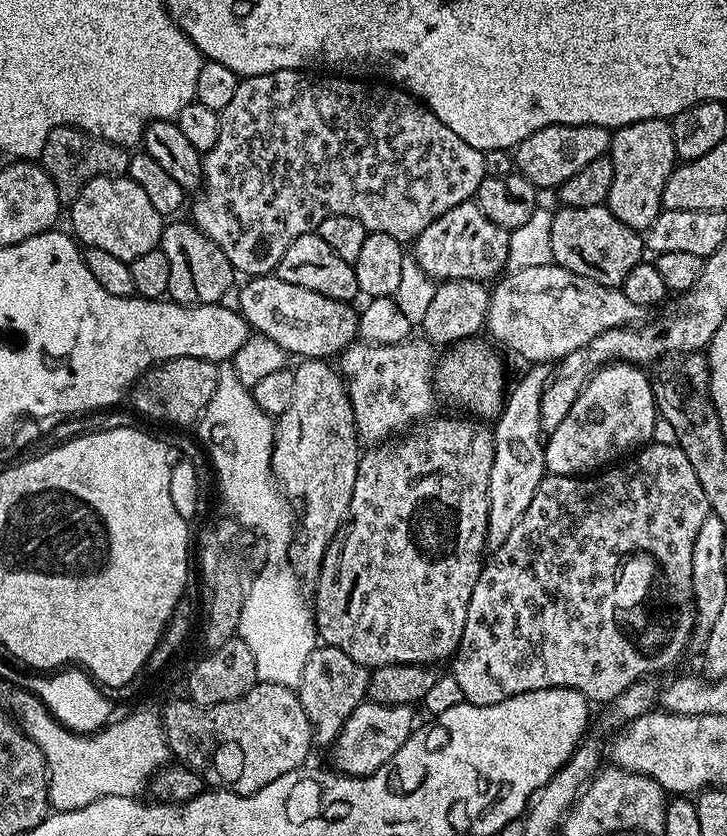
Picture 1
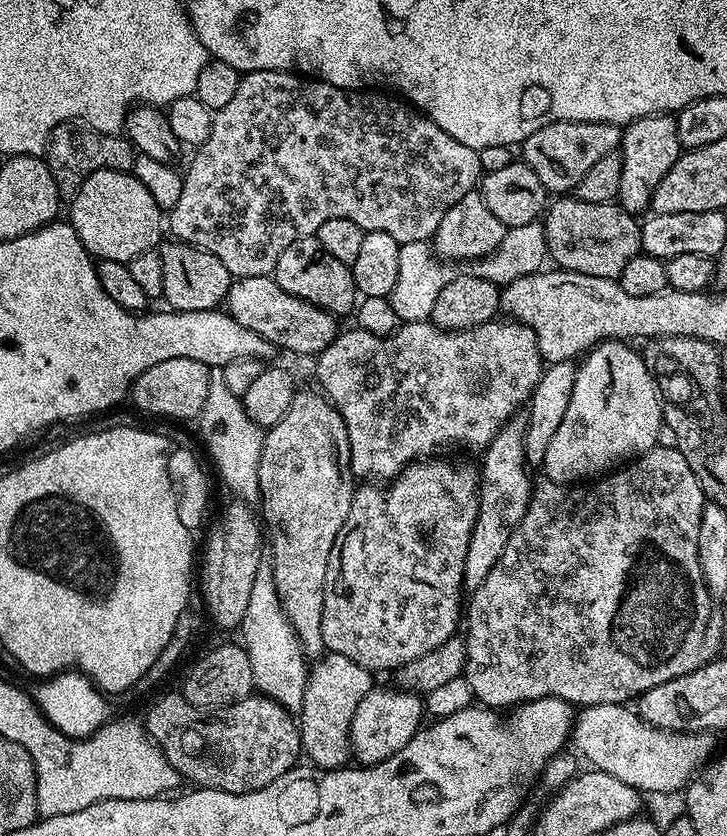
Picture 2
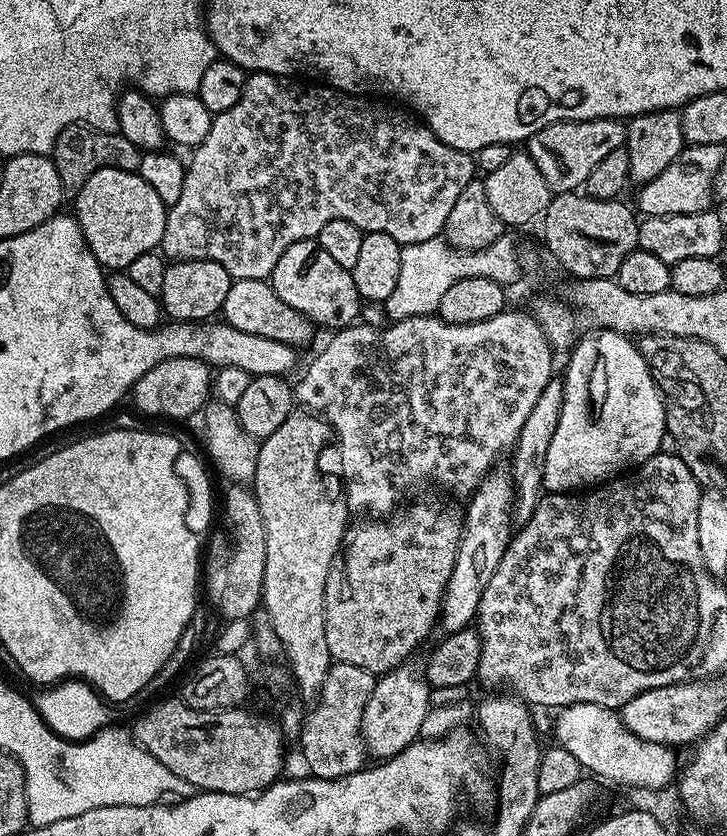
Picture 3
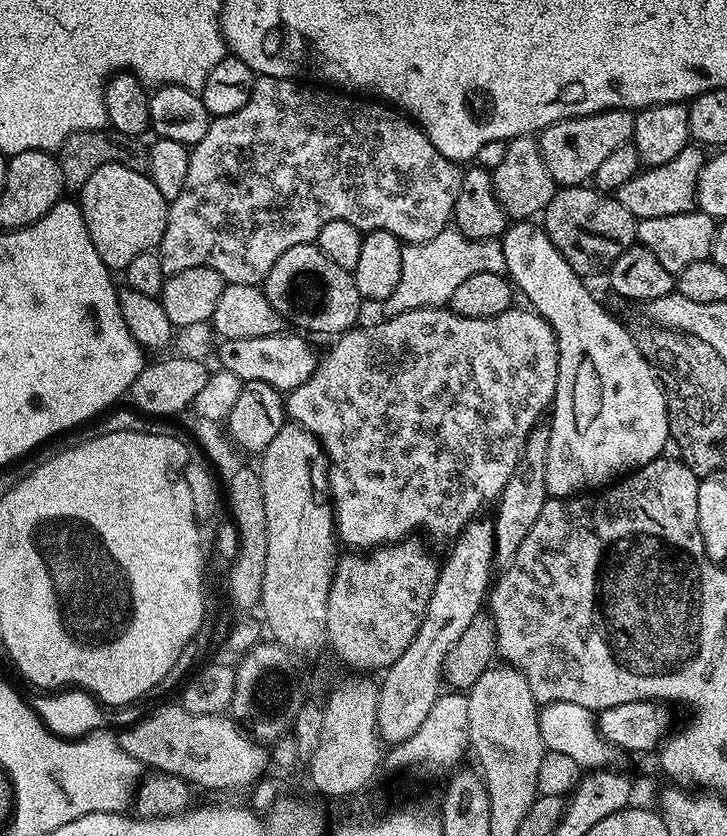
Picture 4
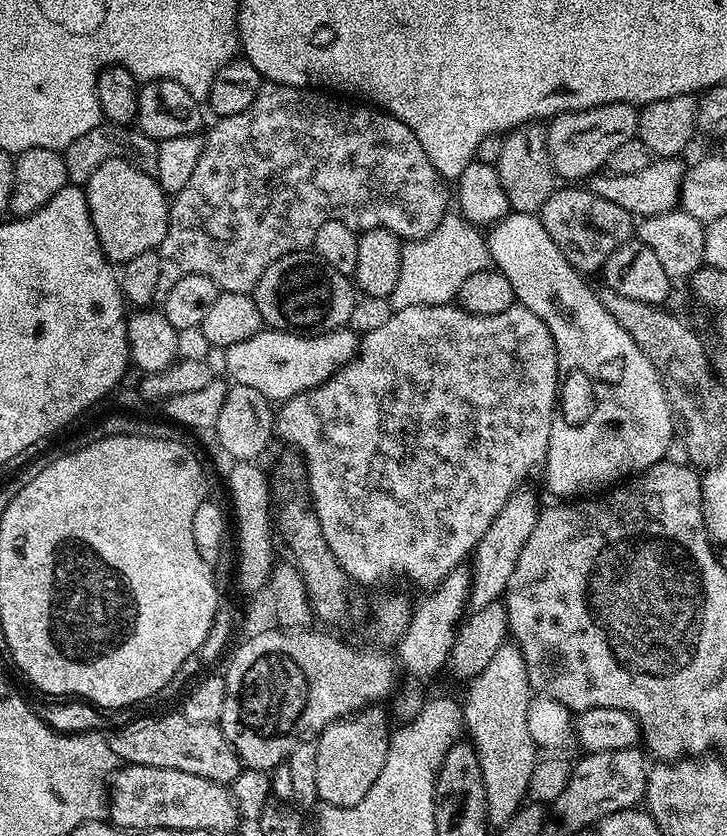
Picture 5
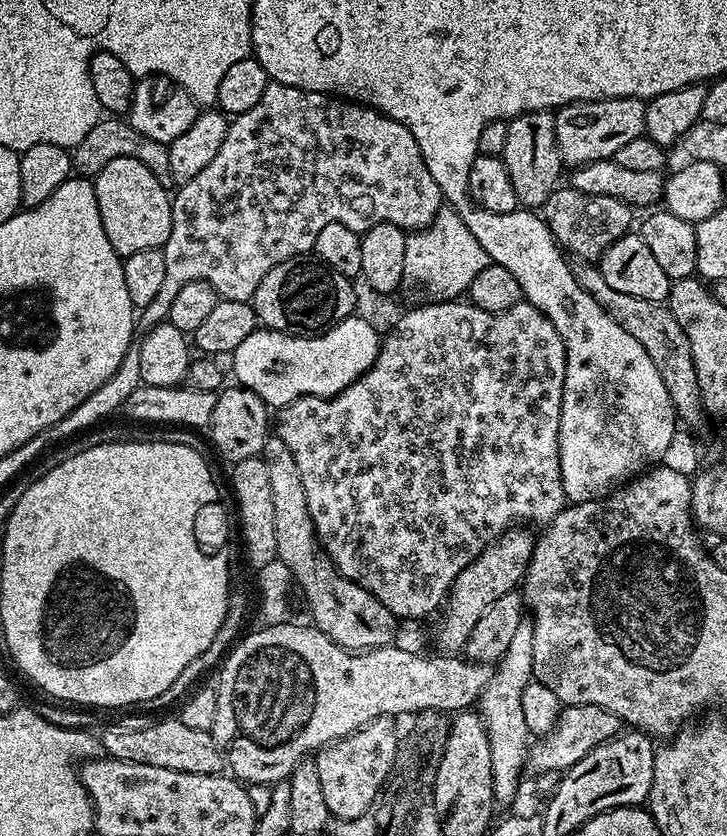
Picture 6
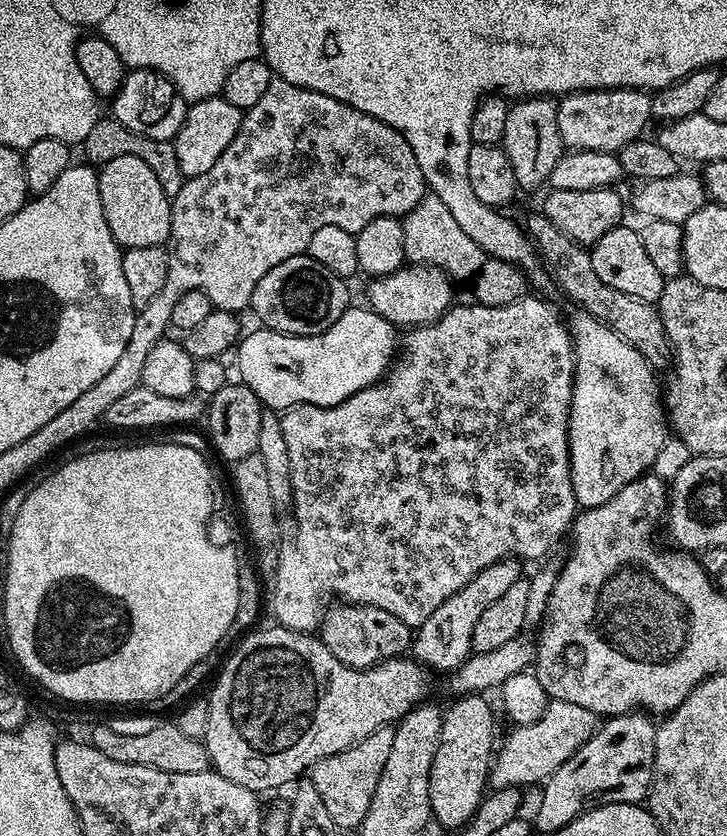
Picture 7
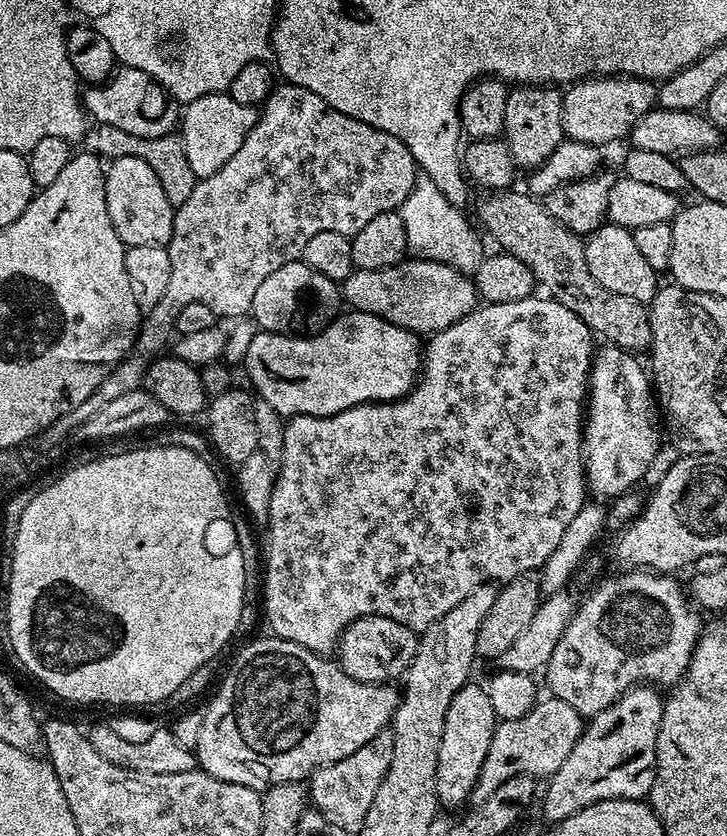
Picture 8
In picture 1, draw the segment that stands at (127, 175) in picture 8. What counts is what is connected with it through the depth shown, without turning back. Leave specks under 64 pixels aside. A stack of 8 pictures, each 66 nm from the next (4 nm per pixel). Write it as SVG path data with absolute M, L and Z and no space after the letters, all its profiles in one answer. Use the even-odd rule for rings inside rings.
M127 175L99 176L86 186L78 194L78 198L70 205L72 211L73 237L84 248L97 248L106 250L114 258L122 258L131 261L141 254L148 253L160 246L160 235L164 232L165 217L154 210L142 186L138 182L129 180Z

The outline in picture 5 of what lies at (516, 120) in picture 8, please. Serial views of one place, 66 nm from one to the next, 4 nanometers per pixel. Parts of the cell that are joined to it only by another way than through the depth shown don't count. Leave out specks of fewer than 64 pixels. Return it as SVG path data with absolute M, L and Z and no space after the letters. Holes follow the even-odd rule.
M529 122L519 124L518 127L511 129L504 136L502 158L496 161L495 166L500 171L502 184L508 198L508 207L512 212L539 213L540 207L546 202L546 198L550 198L550 194L555 192L558 187L558 177L556 171L552 169L552 158L548 149L548 129L543 123Z

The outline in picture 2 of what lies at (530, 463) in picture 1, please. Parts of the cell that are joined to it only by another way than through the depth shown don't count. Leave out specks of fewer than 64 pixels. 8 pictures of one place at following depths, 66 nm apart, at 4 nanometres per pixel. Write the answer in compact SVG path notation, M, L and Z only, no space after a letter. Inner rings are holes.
M509 423L506 431L497 436L495 442L482 454L484 469L481 470L480 476L478 475L480 505L476 511L474 530L470 534L470 546L466 550L464 563L463 587L468 590L475 590L478 586L482 586L486 574L490 574L502 550L506 550L506 542L510 534L528 509L530 499L528 473L530 472L524 458L525 425L516 423Z

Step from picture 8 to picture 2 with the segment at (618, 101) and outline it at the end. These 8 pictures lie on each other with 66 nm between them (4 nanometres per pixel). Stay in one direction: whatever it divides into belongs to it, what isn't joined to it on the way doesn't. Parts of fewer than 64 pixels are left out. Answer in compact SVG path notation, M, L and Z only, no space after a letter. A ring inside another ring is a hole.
M559 120L553 124L534 130L523 140L523 163L538 174L538 182L550 194L568 194L594 166L594 162L606 158L606 154L617 151L620 147L622 132L617 125L602 122L582 122L581 120Z

